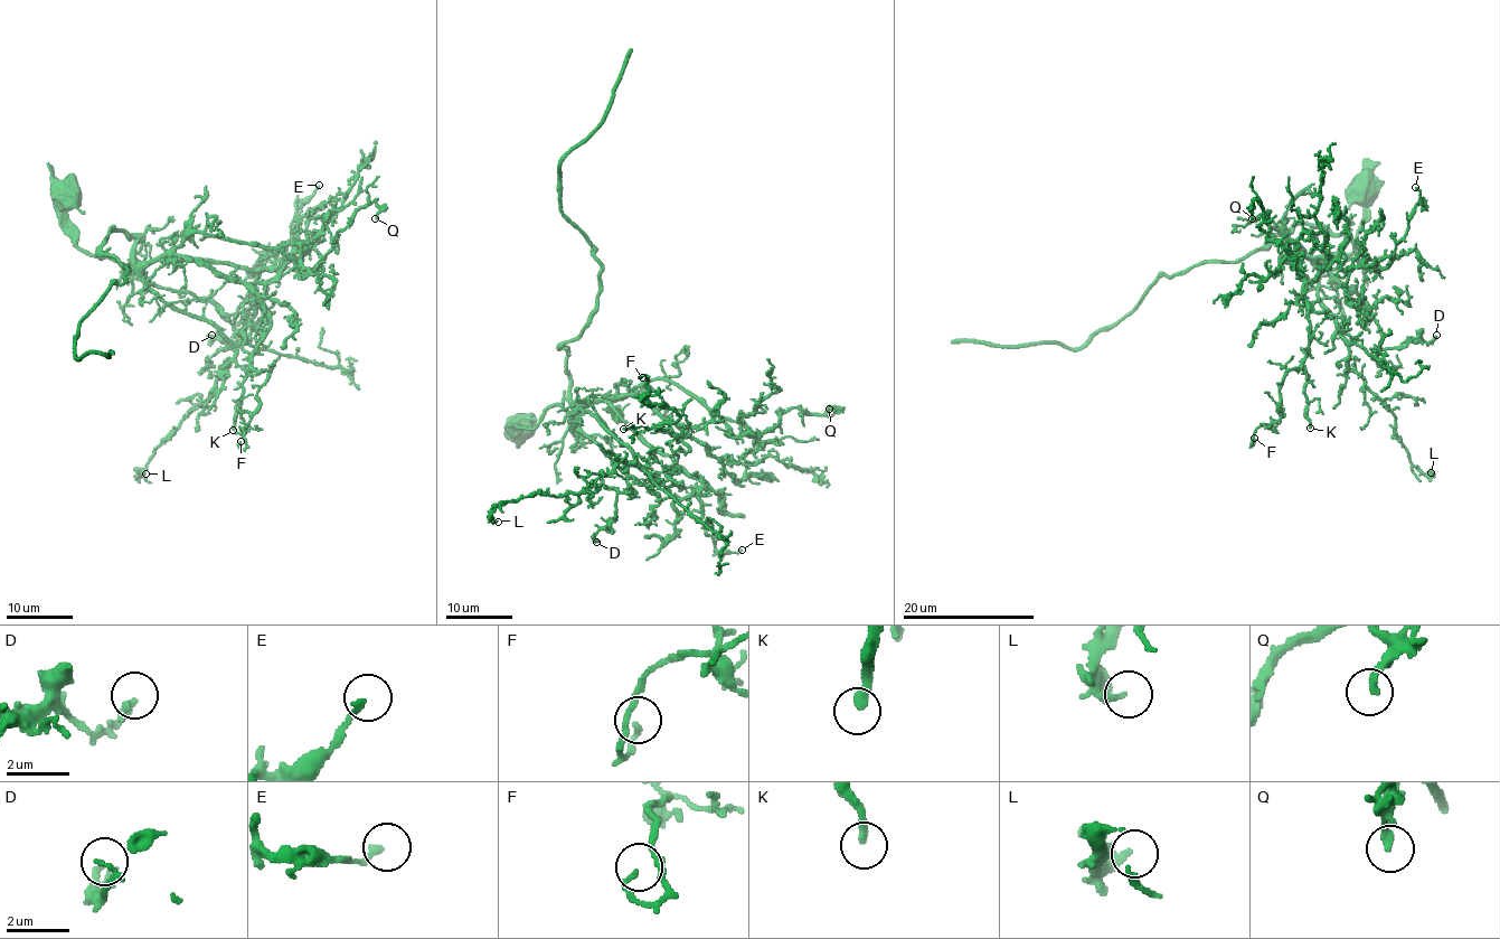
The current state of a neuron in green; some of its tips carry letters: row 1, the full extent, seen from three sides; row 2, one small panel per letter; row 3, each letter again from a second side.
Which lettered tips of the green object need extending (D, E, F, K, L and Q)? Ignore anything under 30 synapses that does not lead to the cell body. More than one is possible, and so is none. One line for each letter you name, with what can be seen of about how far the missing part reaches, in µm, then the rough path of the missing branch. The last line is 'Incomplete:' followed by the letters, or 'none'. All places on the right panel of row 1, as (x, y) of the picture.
Incomplete: none

